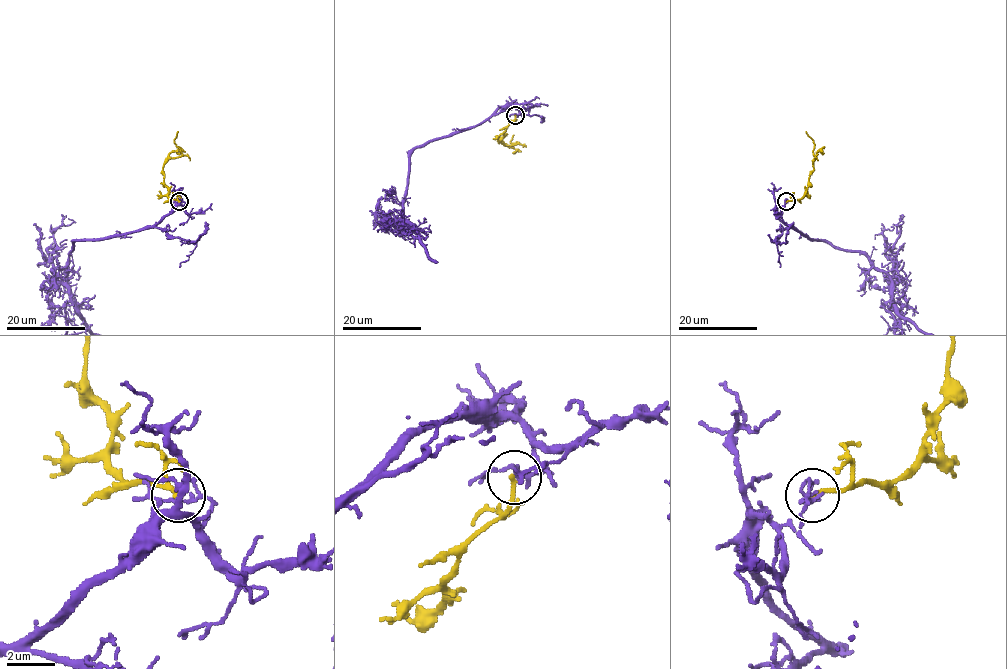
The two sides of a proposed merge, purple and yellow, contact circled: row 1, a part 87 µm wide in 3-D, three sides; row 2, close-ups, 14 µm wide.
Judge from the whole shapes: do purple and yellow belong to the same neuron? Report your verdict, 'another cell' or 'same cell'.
another cell

